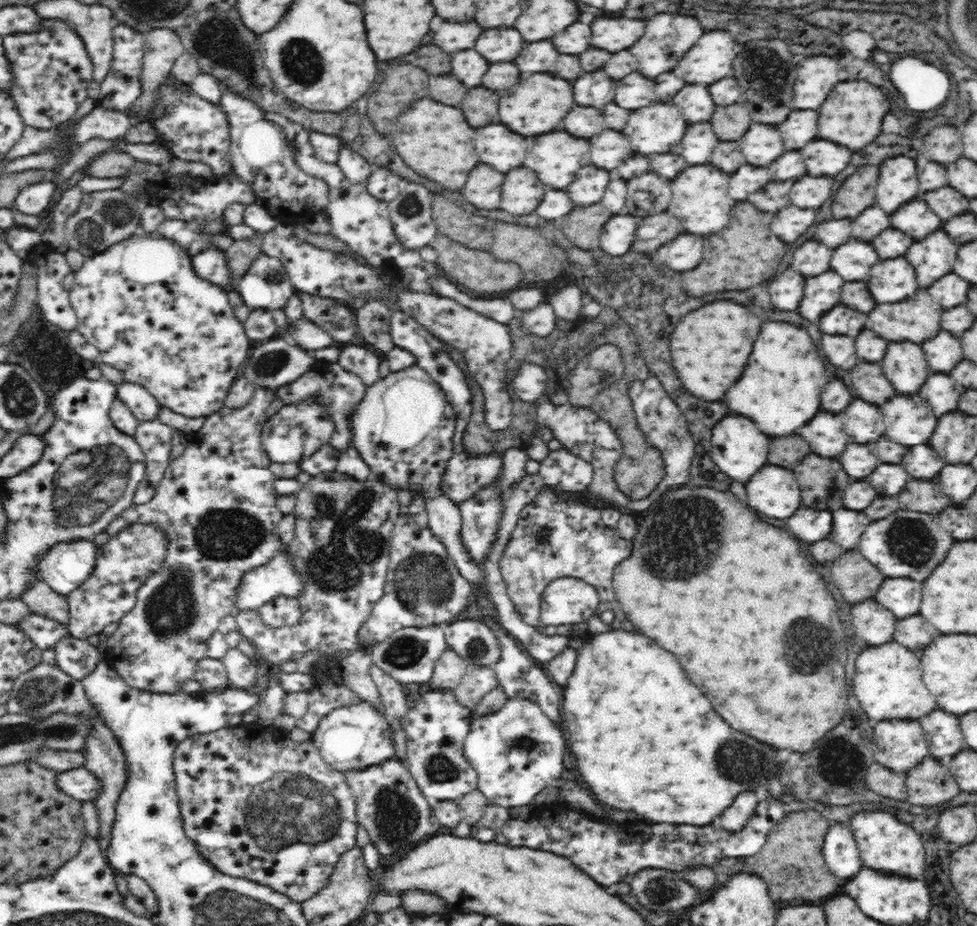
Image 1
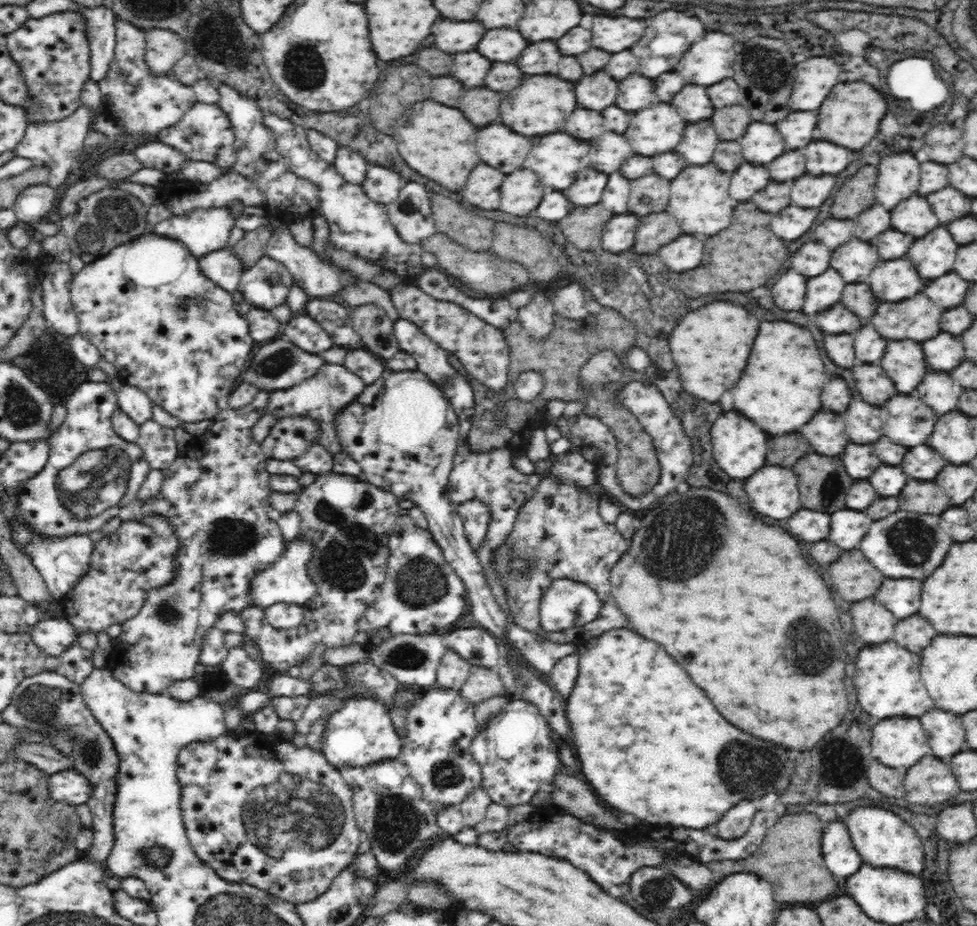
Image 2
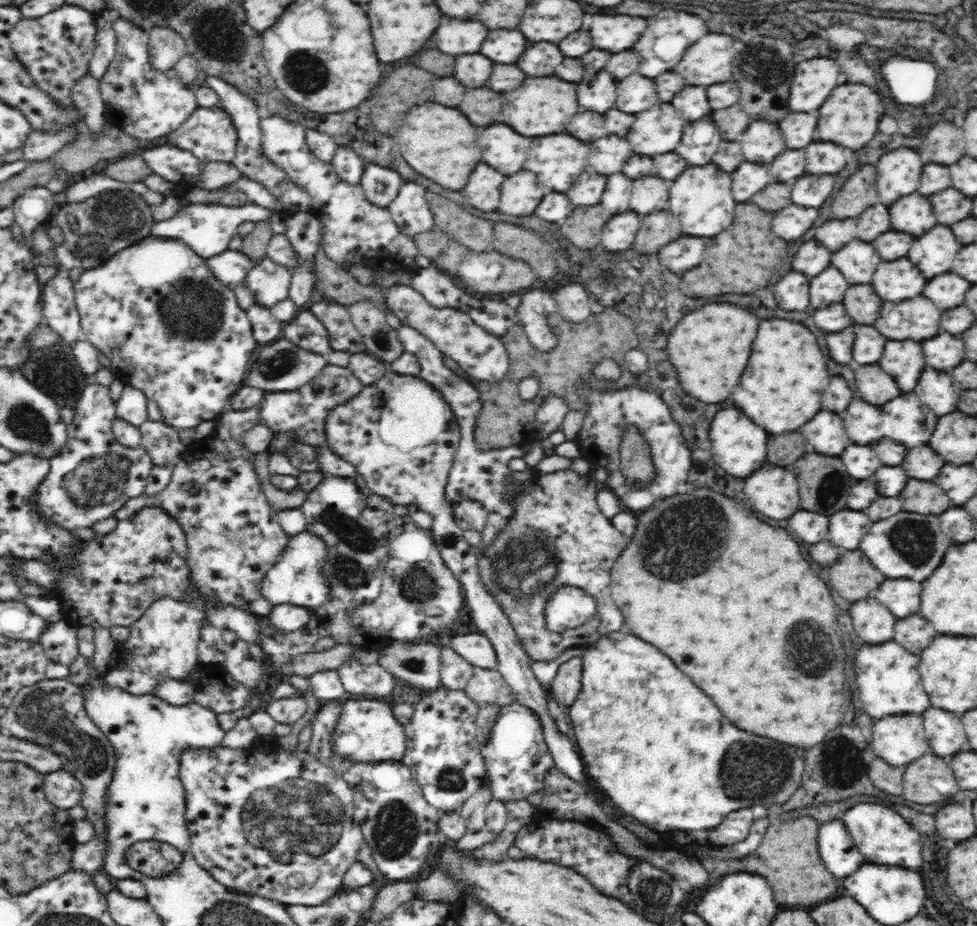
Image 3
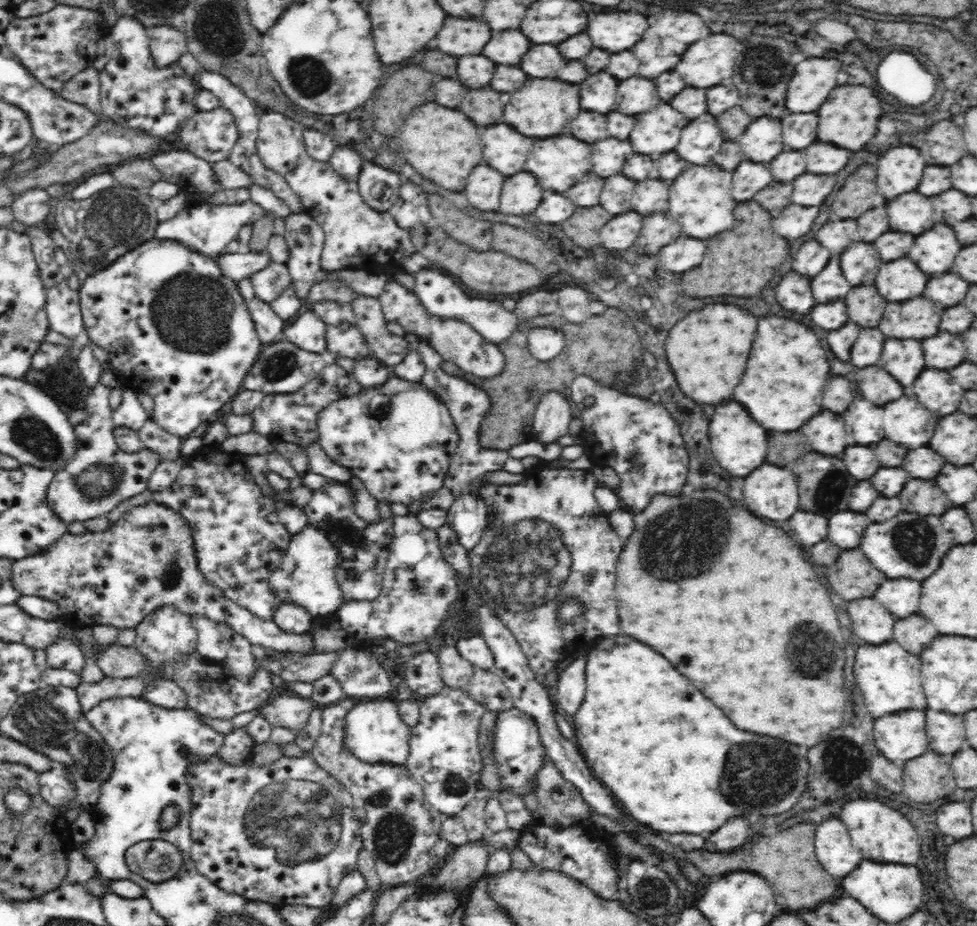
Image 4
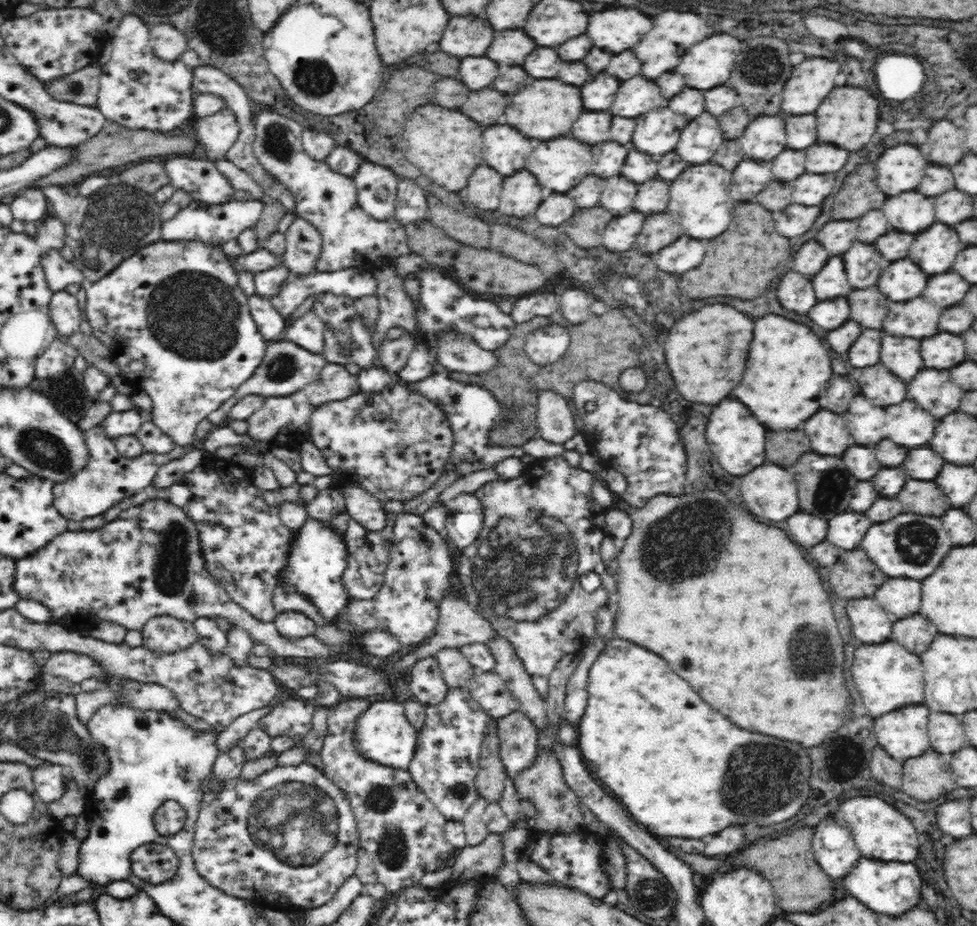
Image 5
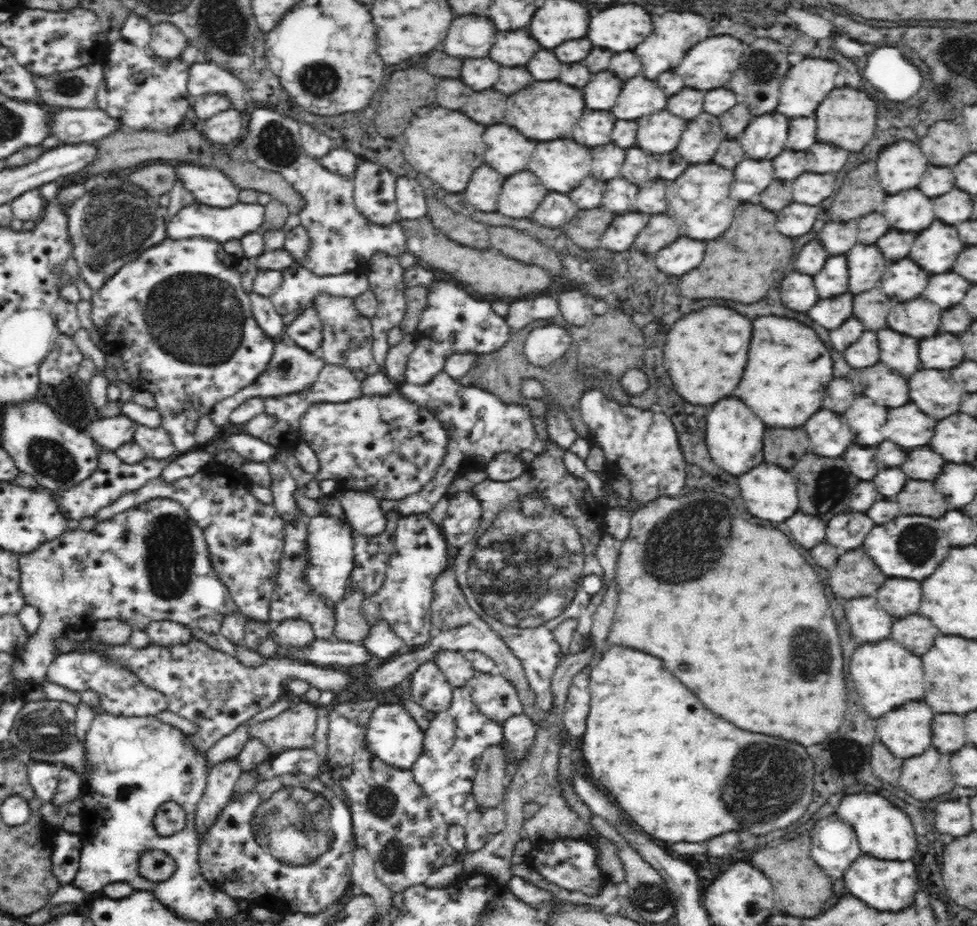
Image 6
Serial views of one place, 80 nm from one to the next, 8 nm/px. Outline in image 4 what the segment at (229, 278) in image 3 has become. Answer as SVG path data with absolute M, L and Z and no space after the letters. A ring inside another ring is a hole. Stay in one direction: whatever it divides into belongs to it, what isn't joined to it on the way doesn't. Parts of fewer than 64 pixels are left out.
M247 249L240 253L220 254L217 261L223 274L236 282L264 270L270 263L273 263L267 251L252 252Z

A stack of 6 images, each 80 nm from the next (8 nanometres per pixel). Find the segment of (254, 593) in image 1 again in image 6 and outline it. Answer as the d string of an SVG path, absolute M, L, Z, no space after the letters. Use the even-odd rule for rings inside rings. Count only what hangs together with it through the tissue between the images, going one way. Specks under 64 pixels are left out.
M318 515L314 517L305 518L308 523L308 555L310 555L310 567L307 568L305 572L305 579L309 580L311 587L329 604L330 606L335 606L338 602L338 598L344 596L344 590L350 582L349 574L352 573L354 566L354 559L356 554L354 554L354 544L353 538L351 537L351 528L347 522L339 520L337 516L329 515Z

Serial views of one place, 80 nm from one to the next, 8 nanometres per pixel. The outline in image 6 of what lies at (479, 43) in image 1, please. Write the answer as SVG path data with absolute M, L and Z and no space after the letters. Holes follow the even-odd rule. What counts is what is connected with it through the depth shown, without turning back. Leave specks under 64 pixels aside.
M526 28L514 32L498 32L496 44L490 50L490 58L504 66L524 66L540 46L532 42L532 36Z

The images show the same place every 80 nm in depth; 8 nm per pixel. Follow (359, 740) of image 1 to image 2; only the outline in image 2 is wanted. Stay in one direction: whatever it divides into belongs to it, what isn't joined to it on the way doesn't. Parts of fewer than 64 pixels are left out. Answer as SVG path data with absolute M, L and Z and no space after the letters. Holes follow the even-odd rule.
M364 696L347 700L340 710L331 713L321 738L321 750L327 761L340 766L364 766L400 758L402 736L396 731L382 702Z

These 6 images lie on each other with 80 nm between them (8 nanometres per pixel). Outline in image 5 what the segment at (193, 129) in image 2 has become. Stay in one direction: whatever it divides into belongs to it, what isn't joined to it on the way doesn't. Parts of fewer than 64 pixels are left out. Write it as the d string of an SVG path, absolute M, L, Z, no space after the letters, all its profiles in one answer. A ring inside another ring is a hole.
M226 108L207 117L198 117L194 124L198 147L206 158L215 162L224 159L228 149L238 140L240 125L237 116Z

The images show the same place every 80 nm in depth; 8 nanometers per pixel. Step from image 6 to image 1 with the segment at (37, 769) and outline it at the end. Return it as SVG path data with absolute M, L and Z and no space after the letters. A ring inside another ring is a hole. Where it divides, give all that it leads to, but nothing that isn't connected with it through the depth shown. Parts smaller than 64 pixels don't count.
M78 767L58 774L58 789L78 801L94 800L102 792L100 781L85 767Z

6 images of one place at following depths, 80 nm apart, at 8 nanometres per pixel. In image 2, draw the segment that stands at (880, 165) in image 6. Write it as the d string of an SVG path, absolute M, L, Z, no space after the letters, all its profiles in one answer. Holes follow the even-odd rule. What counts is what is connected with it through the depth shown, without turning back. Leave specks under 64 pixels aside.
M912 154L884 156L878 164L876 202L892 210L900 200L910 198L918 190L920 162Z

